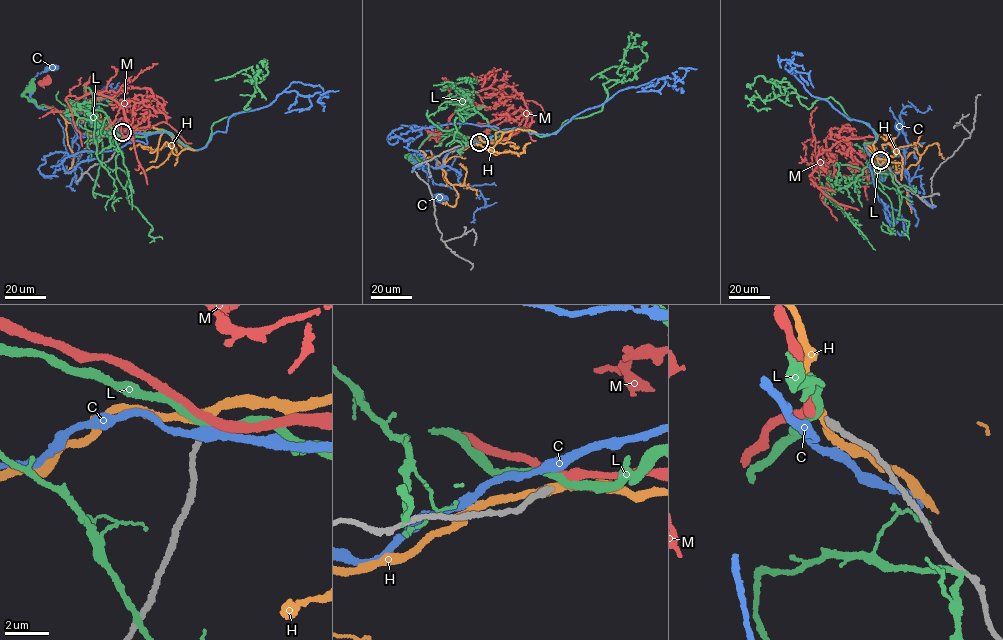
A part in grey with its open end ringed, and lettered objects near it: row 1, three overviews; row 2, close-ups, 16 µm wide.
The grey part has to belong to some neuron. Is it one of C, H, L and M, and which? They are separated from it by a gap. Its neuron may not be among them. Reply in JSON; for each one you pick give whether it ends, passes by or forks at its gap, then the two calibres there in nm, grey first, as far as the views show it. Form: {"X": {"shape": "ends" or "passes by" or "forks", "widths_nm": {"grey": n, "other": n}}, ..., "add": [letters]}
{"add": []}

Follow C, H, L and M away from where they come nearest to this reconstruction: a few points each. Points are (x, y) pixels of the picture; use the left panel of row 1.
C: (122, 131), (79, 136), (58, 111), (37, 107), (30, 94), (34, 77), (49, 68)
H: (122, 131), (152, 126), (163, 130), (157, 147), (150, 152), (142, 147), (172, 147), (159, 165), (140, 173)
L: (122, 132), (107, 124), (96, 124), (85, 114), (39, 107), (24, 95), (31, 89)
M: (123, 131), (73, 109), (59, 111), (45, 105), (42, 84), (46, 78)

